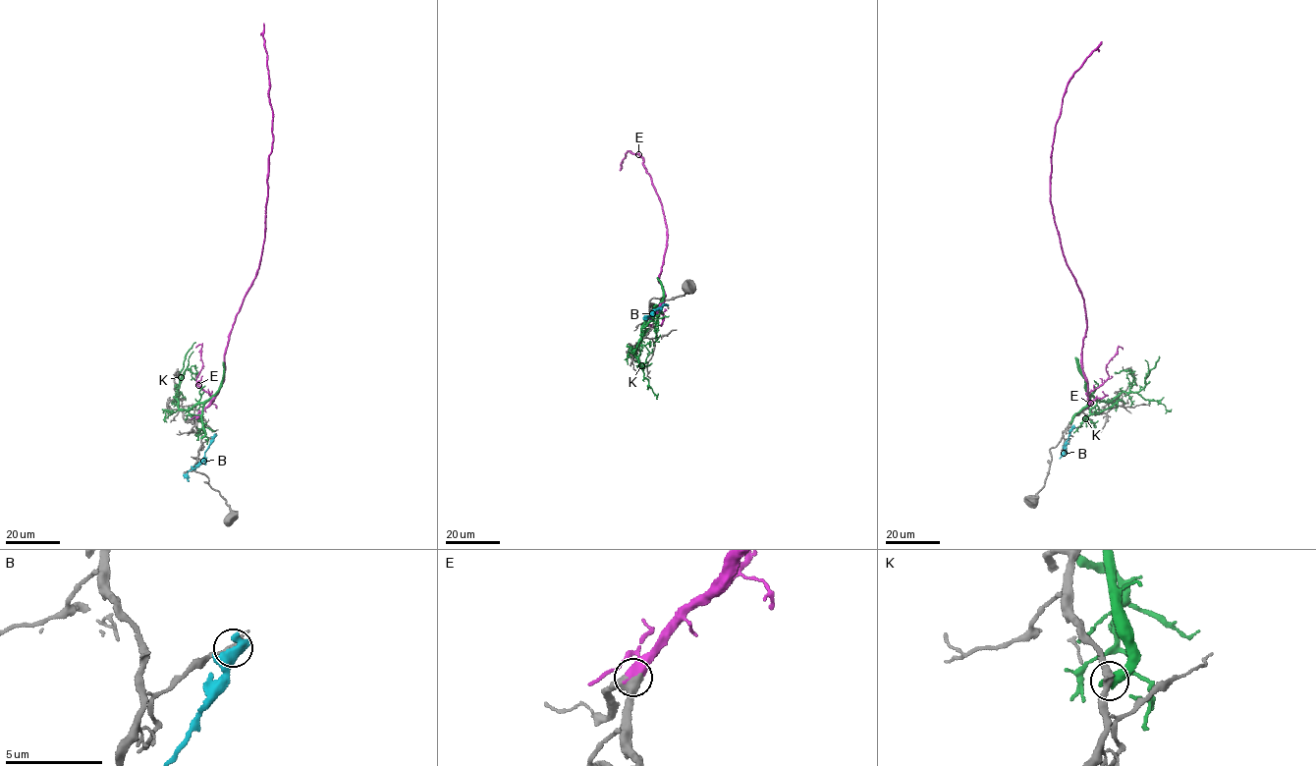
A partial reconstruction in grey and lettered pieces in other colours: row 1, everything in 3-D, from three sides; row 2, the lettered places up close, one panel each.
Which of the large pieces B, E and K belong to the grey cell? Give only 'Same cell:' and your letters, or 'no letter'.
Same cell: E

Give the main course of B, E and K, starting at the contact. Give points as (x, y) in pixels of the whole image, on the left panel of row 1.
B: (214, 435), (204, 457), (187, 472), (189, 481)
E: (197, 417), (223, 382), (228, 335), (244, 296), (256, 276), (263, 246), (268, 155), (273, 136), (264, 23)
K: (201, 437), (202, 403), (187, 410), (179, 408), (174, 397), (186, 353), (195, 342)

